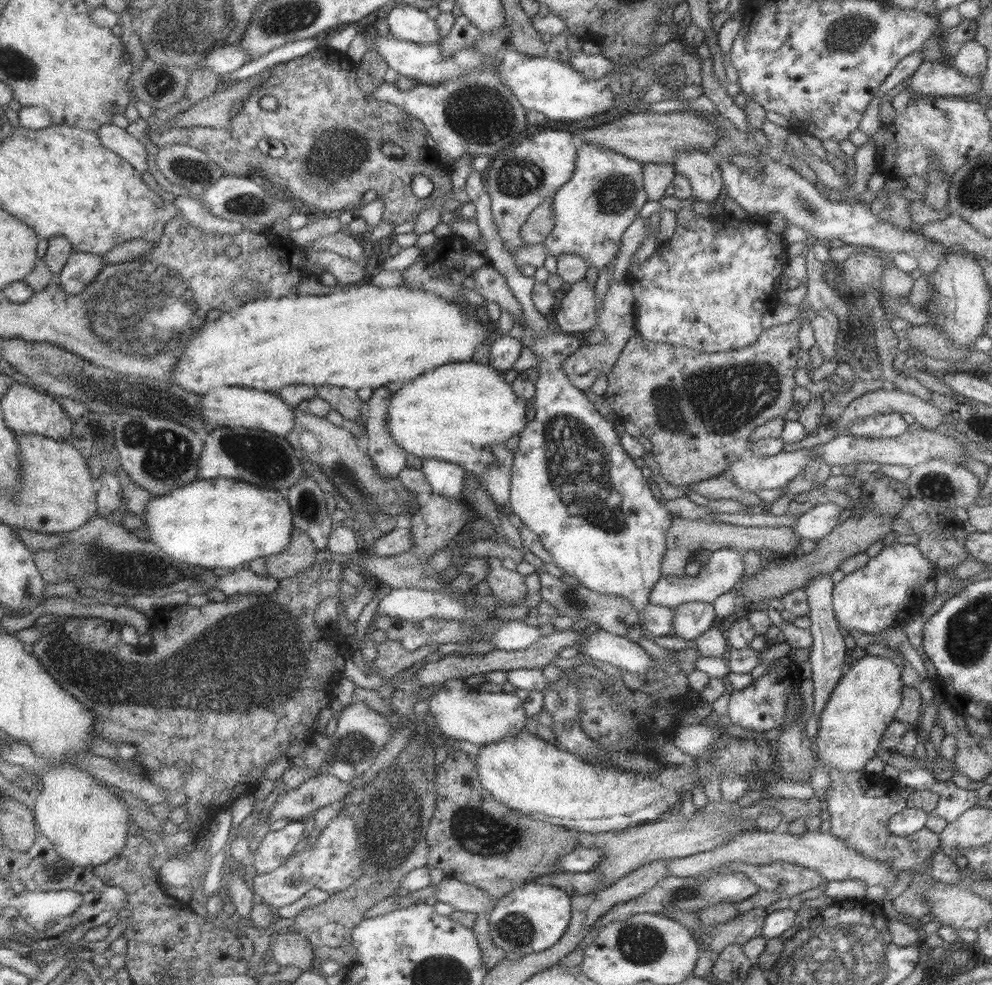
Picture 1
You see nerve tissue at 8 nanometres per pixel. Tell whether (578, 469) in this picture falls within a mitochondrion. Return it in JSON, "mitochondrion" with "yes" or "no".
{"mitochondrion":"yes"}

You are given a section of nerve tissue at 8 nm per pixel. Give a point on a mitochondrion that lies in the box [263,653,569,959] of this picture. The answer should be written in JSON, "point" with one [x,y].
{"point":[393,819]}

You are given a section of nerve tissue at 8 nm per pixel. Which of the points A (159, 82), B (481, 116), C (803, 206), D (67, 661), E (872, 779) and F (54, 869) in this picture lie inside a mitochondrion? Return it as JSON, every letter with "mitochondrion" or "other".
{"A":"mitochondrion","B":"mitochondrion","C":"mitochondrion","D":"mitochondrion","E":"other","F":"mitochondrion"}

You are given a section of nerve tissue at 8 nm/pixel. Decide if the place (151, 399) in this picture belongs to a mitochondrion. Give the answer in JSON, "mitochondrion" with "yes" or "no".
{"mitochondrion":"yes"}

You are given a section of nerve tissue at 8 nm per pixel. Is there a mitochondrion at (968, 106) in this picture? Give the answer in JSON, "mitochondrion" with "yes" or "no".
{"mitochondrion":"no"}

